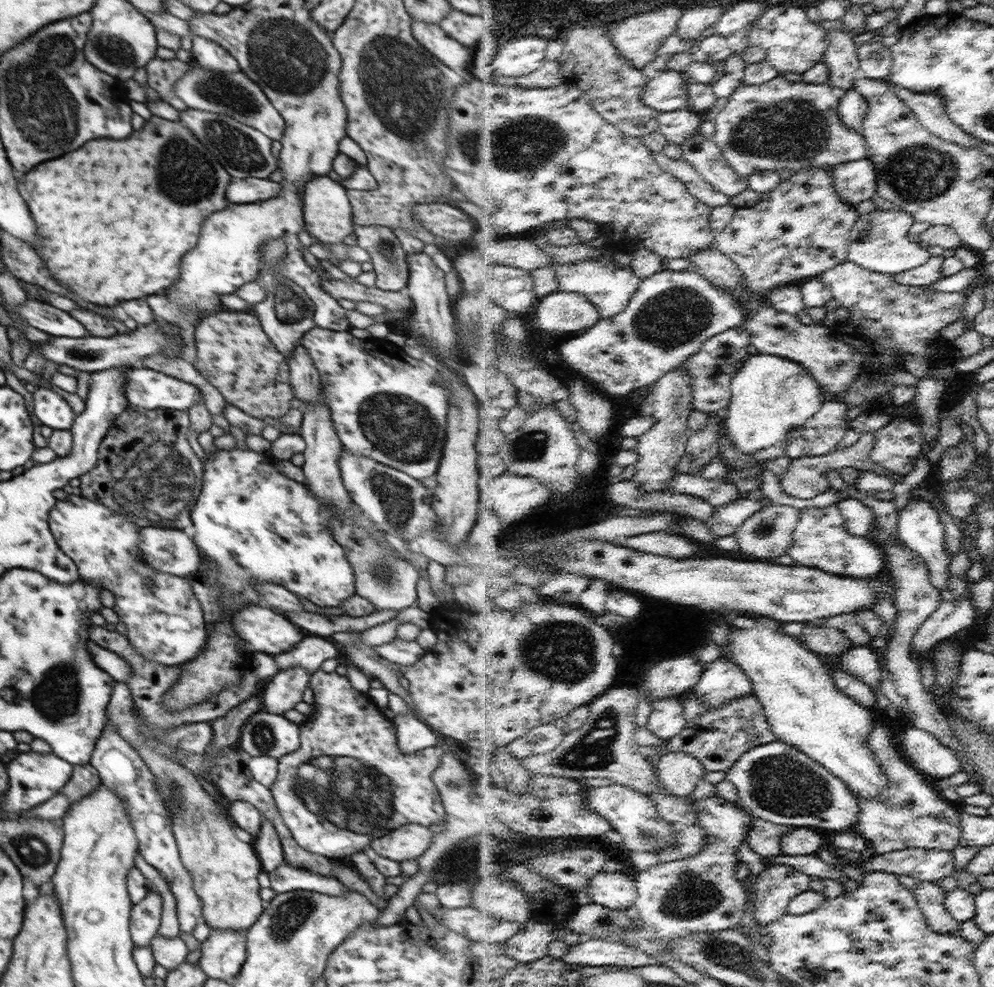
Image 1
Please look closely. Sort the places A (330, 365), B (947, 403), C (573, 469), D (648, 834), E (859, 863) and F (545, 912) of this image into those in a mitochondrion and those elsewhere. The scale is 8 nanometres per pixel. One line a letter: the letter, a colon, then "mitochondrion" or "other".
A: other
B: other
C: other
D: mitochondrion
E: other
F: other

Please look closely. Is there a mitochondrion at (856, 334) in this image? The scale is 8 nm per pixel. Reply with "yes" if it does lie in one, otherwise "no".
no

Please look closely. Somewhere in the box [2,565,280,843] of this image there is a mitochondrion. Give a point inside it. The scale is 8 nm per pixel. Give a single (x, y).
(58, 696)

